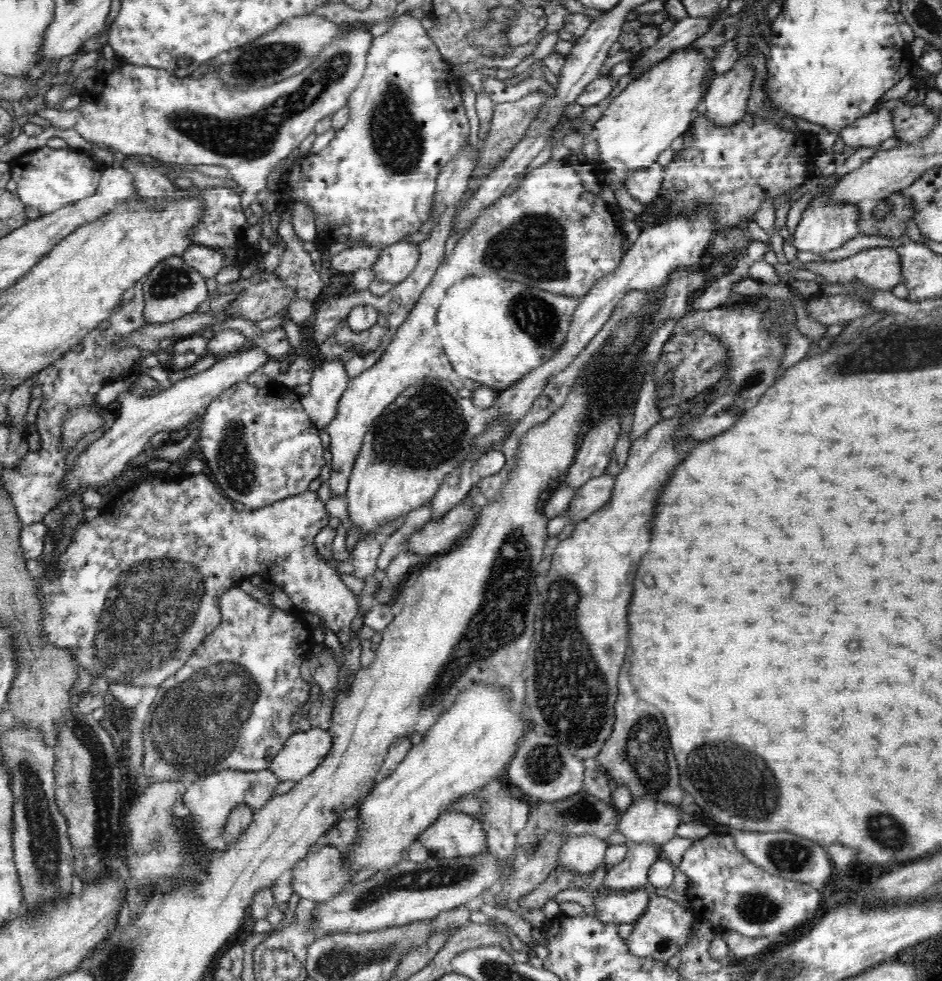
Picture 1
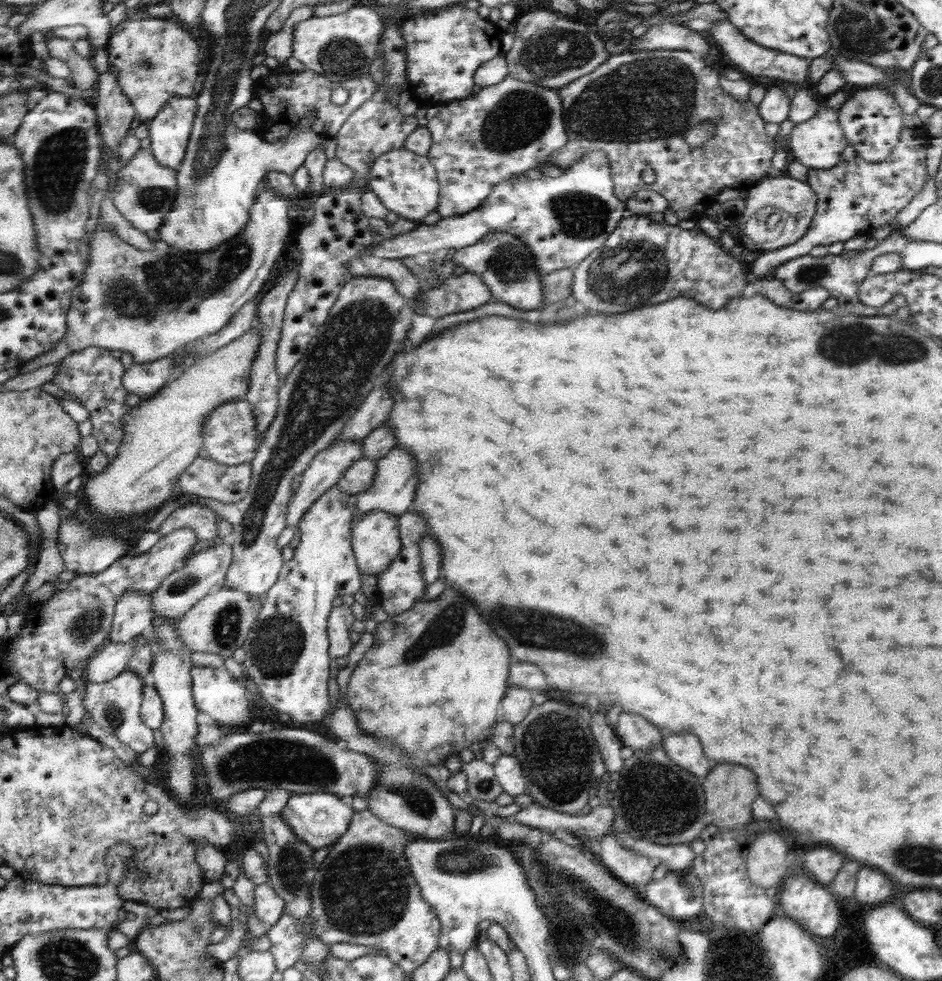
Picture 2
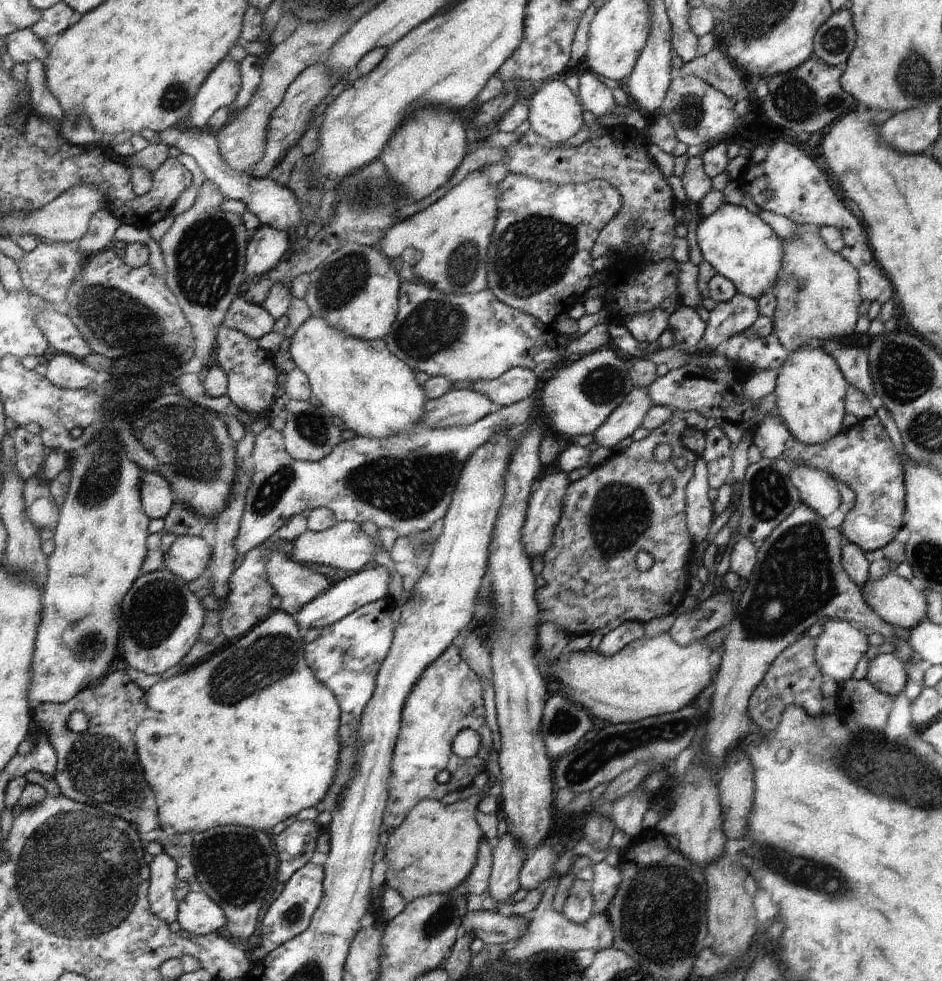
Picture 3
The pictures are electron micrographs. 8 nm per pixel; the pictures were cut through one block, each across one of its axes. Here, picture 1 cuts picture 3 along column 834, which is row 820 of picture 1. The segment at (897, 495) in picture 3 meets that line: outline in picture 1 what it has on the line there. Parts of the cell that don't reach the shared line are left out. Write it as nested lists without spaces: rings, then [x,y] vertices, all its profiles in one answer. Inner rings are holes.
[[[444,812],[436,824],[426,828],[418,838],[430,852],[430,856],[442,858],[462,858],[480,856],[488,852],[488,840],[482,824],[476,816]]]

